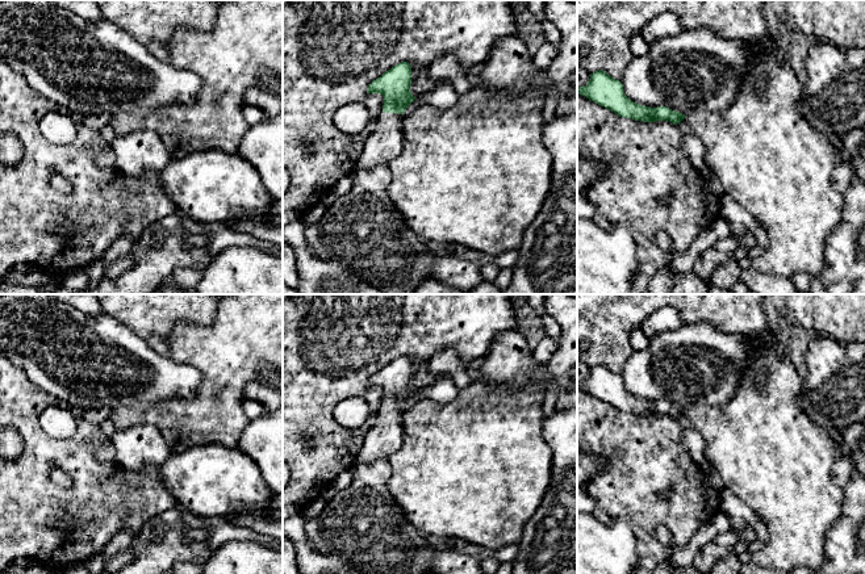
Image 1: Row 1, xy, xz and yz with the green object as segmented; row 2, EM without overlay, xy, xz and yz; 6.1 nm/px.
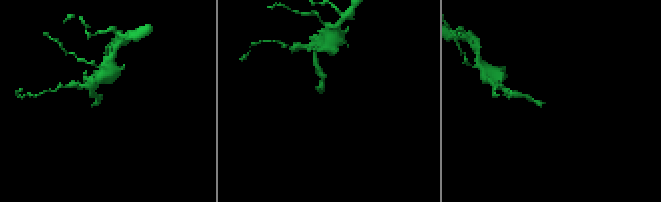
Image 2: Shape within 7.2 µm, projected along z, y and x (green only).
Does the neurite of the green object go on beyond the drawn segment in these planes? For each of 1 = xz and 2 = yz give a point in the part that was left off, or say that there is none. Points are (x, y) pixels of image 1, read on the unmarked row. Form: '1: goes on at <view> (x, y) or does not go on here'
1: goes on at xz (385, 436)
2: does not go on here

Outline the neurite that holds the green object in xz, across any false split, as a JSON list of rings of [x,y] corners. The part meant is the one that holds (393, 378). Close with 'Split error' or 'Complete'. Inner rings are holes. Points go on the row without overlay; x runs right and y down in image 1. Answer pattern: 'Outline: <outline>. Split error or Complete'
Outline: [[[408,356],[396,359],[368,380],[367,387],[380,387],[384,399],[376,423],[365,435],[354,466],[388,460],[401,448],[404,414],[400,410],[415,394],[410,380],[411,361]]]. Split error

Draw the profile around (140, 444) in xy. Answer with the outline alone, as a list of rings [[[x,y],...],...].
[[[131,423],[112,436],[116,461],[130,469],[160,466],[172,453],[160,431],[151,423]]]

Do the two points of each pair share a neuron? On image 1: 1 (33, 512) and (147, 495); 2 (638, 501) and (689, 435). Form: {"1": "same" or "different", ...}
{"1": "same", "2": "different"}

